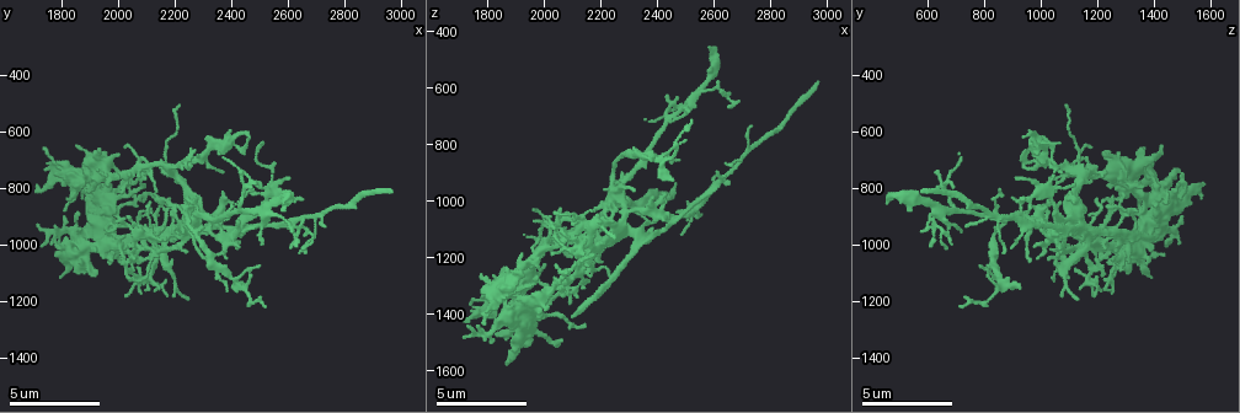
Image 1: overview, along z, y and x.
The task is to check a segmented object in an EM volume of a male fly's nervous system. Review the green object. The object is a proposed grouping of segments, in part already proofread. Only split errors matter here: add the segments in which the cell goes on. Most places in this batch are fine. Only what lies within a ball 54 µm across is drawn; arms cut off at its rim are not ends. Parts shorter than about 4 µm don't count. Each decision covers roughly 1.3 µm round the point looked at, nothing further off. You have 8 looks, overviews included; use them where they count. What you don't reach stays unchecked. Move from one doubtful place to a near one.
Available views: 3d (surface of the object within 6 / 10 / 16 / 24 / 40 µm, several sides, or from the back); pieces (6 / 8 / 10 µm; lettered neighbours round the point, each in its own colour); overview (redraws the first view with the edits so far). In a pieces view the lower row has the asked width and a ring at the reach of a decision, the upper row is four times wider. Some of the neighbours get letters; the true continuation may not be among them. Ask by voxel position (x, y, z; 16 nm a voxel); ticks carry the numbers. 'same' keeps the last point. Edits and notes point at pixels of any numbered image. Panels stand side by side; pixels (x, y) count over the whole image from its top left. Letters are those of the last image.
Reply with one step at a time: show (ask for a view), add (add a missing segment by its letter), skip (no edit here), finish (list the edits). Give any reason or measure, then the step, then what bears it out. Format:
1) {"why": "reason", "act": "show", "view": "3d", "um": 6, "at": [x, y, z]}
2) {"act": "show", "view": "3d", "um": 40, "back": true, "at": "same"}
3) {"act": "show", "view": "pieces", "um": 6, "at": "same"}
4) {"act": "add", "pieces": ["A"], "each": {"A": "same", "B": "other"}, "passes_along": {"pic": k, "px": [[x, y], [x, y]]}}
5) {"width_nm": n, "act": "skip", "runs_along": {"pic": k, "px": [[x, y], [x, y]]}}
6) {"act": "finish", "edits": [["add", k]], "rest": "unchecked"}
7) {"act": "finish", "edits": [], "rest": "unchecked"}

{"why": "tapers out", "act": "show", "view": "pieces", "um": 6, "at": [1960, 790, 1030]}

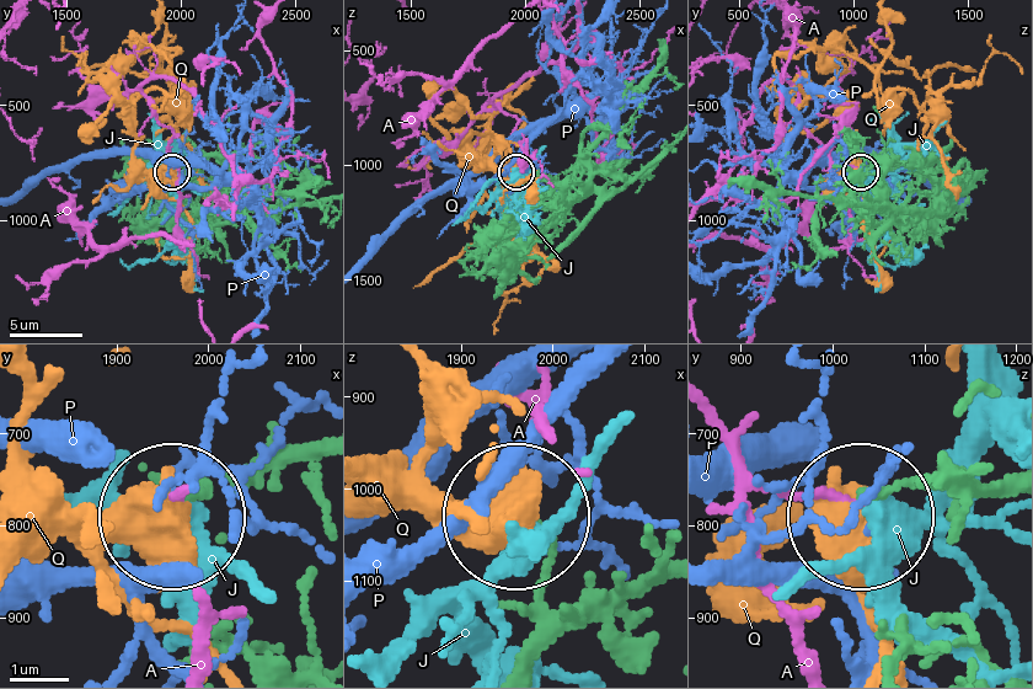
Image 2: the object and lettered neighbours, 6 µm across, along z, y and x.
{"act": "skip", "each": {"A": "other", "J": "other", "P": "other", "Q": "other"}, "found": "none of them fits"}

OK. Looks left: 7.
{"why": "an open end", "act": "show", "view": "pieces", "um": 10, "at": [2460, 620, 960]}

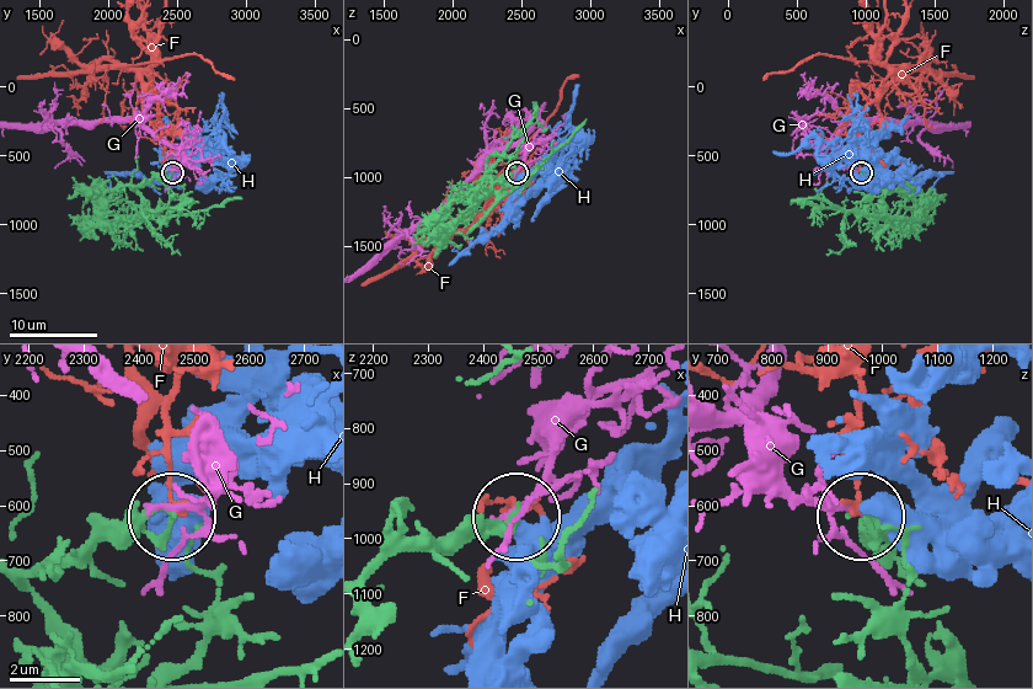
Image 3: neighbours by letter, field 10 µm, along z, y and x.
{"act": "skip", "each": {"F": "other", "G": "other", "H": "other"}, "found": "none of them fits"}

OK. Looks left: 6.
{"why": "an open end", "act": "show", "view": "3d", "um": 10, "at": [2350, 680, 720]}

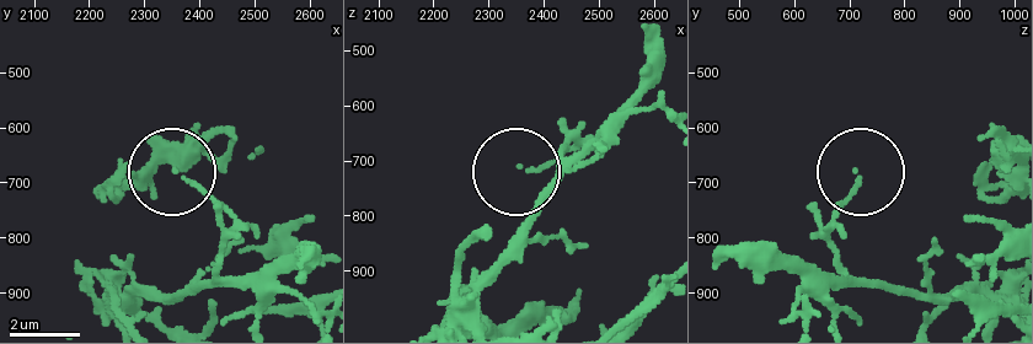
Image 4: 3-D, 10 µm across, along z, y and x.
{"act": "show", "view": "pieces", "um": 8, "at": [2355, 685, 715]}

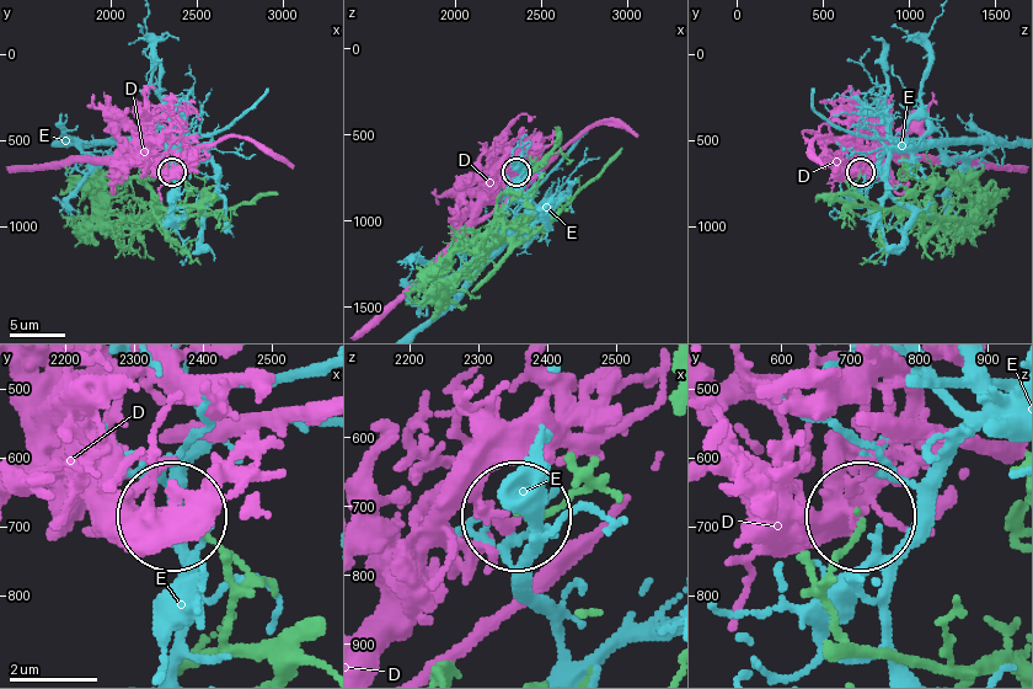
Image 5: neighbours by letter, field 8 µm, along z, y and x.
{"act": "skip", "each": {"D": "other", "E": "other"}, "runs_along": {"pic": 5, "px": [[926, 666], [871, 655], [834, 615], [827, 582], [860, 516]]}, "found": "none of them fits"}

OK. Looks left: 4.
{"why": "an open end", "act": "show", "view": "3d", "um": 10, "at": [2590, 850, 450]}

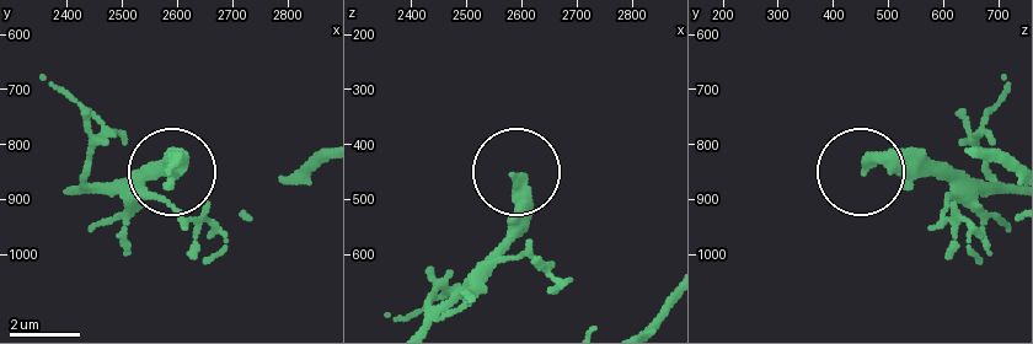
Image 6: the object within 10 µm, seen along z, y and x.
{"act": "show", "view": "pieces", "um": 8, "at": [2590, 850, 465]}

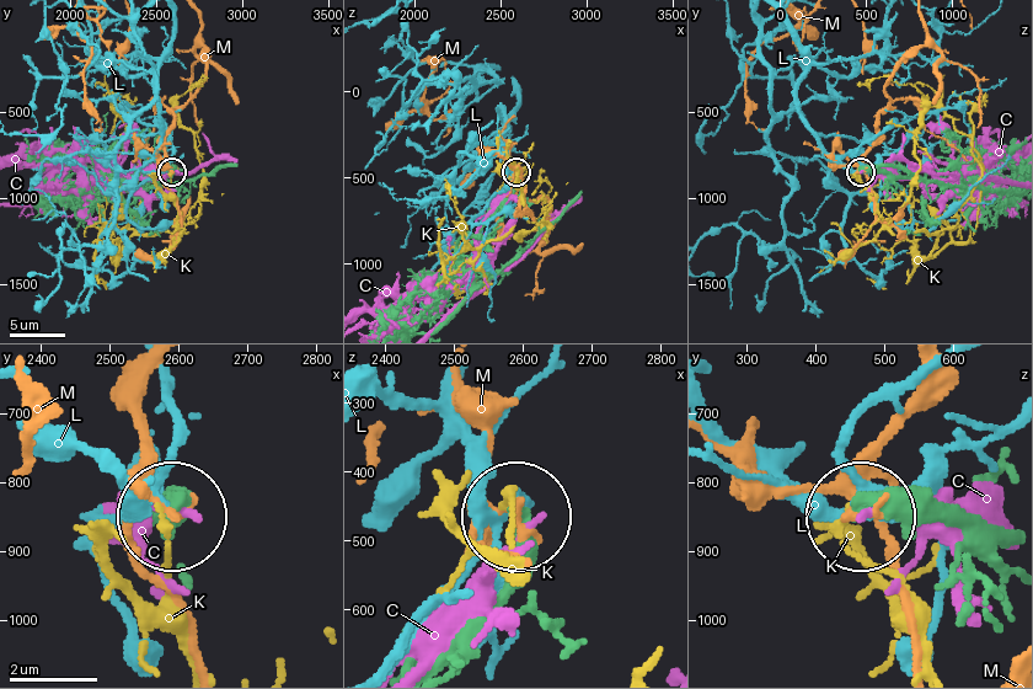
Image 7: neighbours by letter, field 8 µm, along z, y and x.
{"act": "skip", "each": {"C": "other", "K": "other", "L": "other", "M": "other"}, "found": "no lettered segment goes on from it"}

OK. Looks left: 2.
{"act": "finish", "edits": [], "rest": "unchecked"}

